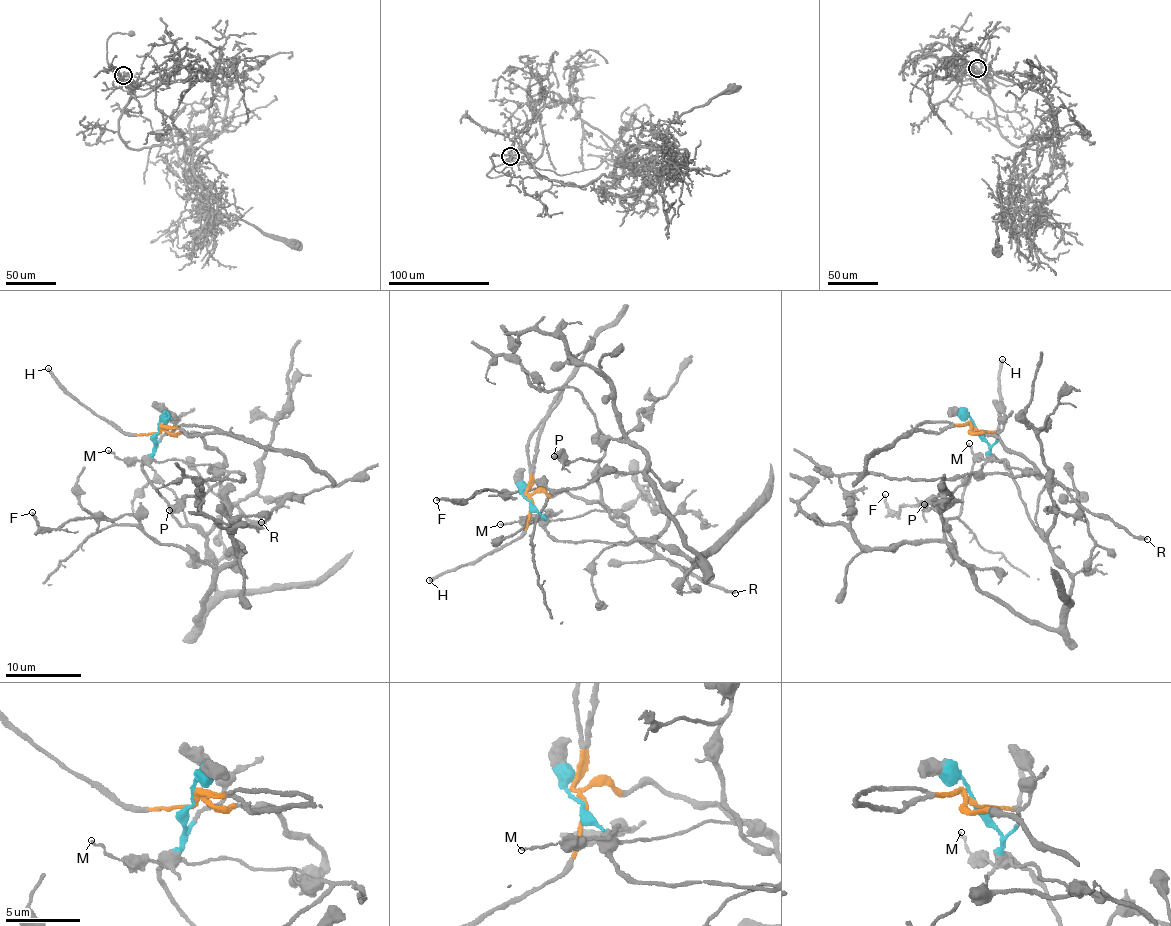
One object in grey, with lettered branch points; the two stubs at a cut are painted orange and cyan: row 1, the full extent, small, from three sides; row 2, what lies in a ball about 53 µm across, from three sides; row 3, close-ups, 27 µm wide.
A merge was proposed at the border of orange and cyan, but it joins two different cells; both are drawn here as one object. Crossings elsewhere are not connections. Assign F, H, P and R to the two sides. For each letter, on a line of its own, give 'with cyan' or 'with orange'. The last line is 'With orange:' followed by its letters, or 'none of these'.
F: with cyan
H: with orange
P: with orange
R: with orange
With orange: H, P, R

